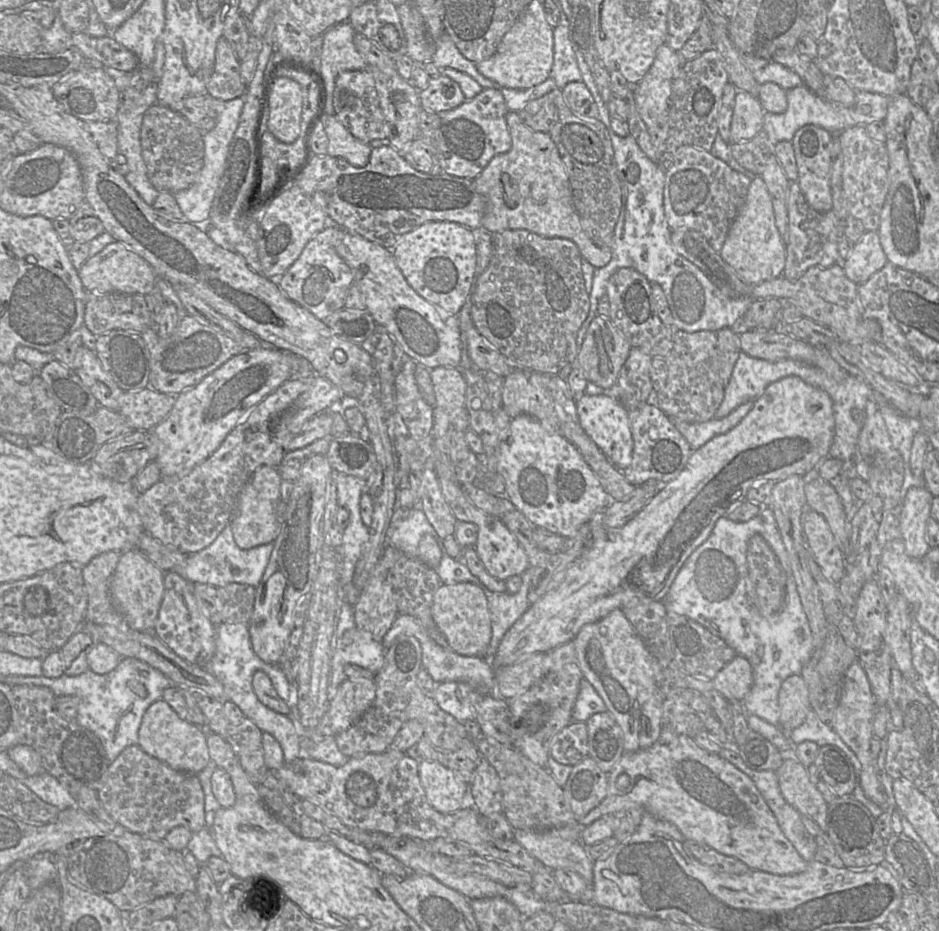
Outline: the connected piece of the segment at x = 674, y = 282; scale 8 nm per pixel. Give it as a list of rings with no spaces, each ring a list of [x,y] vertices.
[[[575,51],[582,82],[591,92],[599,110],[599,120],[606,126],[614,149],[619,180],[624,188],[624,209],[614,231],[609,263],[595,269],[592,288],[589,292],[590,308],[584,321],[593,320],[598,313],[599,300],[605,295],[609,278],[620,268],[633,268],[650,282],[661,286],[674,319],[671,329],[689,333],[698,331],[717,332],[720,329],[736,326],[755,300],[752,297],[730,298],[714,286],[704,272],[695,264],[681,256],[671,242],[671,228],[668,225],[663,207],[665,172],[639,147],[636,140],[616,134],[610,125],[611,115],[598,90],[597,84],[584,55]]]

